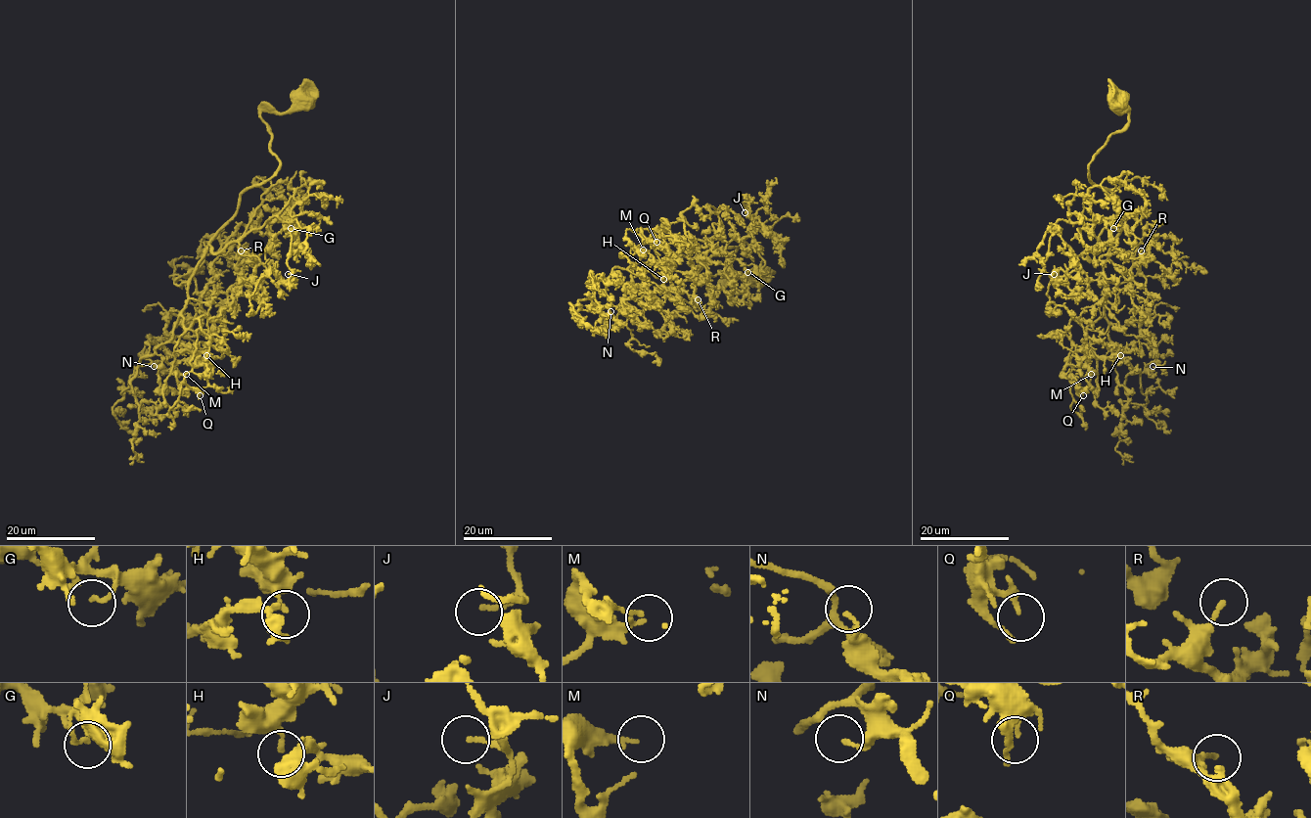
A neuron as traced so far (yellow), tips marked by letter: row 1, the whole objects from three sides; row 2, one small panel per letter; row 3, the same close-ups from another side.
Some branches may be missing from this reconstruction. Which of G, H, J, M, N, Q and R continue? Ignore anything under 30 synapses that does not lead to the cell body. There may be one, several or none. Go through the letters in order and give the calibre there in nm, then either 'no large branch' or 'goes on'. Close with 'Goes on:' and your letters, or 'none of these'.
G: 130 nm thick; no large branch
H: 190 nm thick; no large branch
J: 150 nm thick; no large branch
M: 170 nm thick; goes on
N: 140 nm thick; no large branch
Q: 160 nm thick; no large branch
R: 130 nm thick; no large branch
Goes on: M

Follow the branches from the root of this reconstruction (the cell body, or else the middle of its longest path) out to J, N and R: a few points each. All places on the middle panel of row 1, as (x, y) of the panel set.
J: (759, 274), (717, 287), (737, 248), (689, 280), (666, 270), (672, 254), (745, 239), (745, 212)
N: (759, 274), (717, 287), (737, 248), (715, 252), (689, 280), (654, 262), (615, 267), (592, 299), (610, 311)
R: (759, 274), (717, 287), (737, 248), (715, 252), (689, 280), (645, 264), (668, 291), (698, 299)

